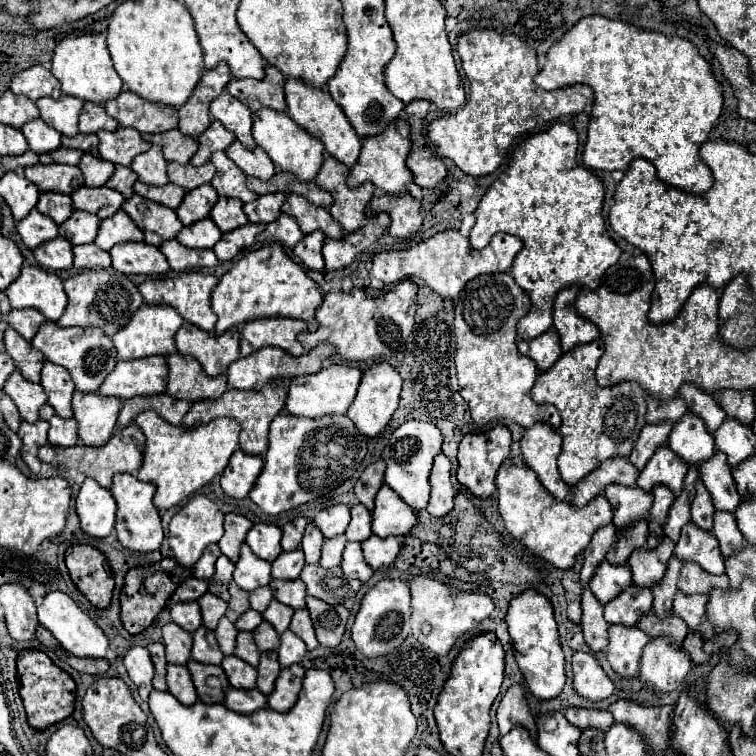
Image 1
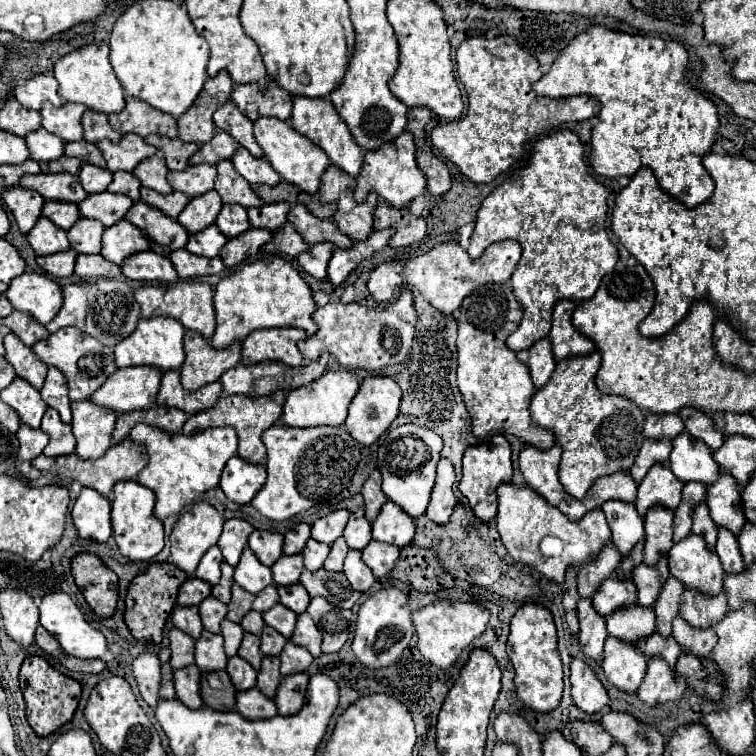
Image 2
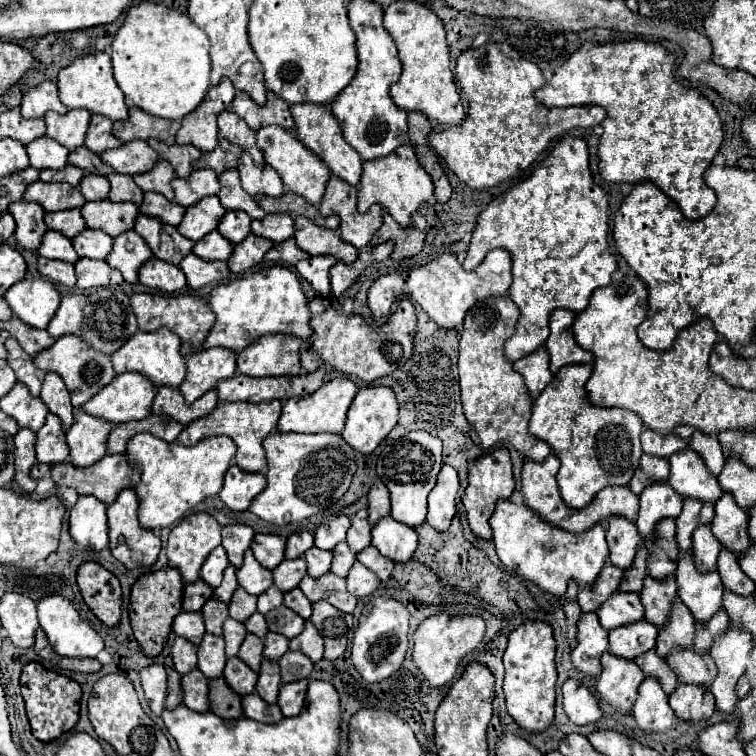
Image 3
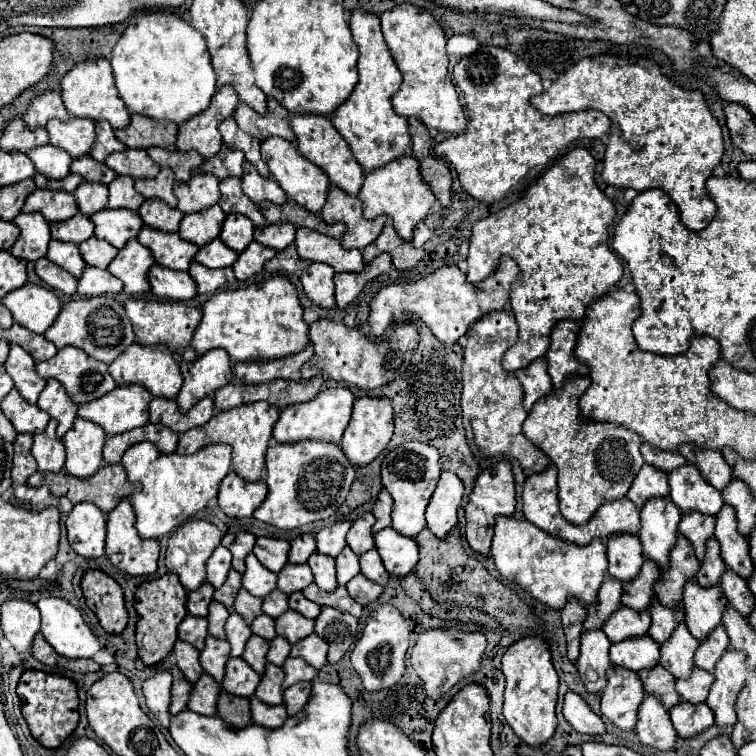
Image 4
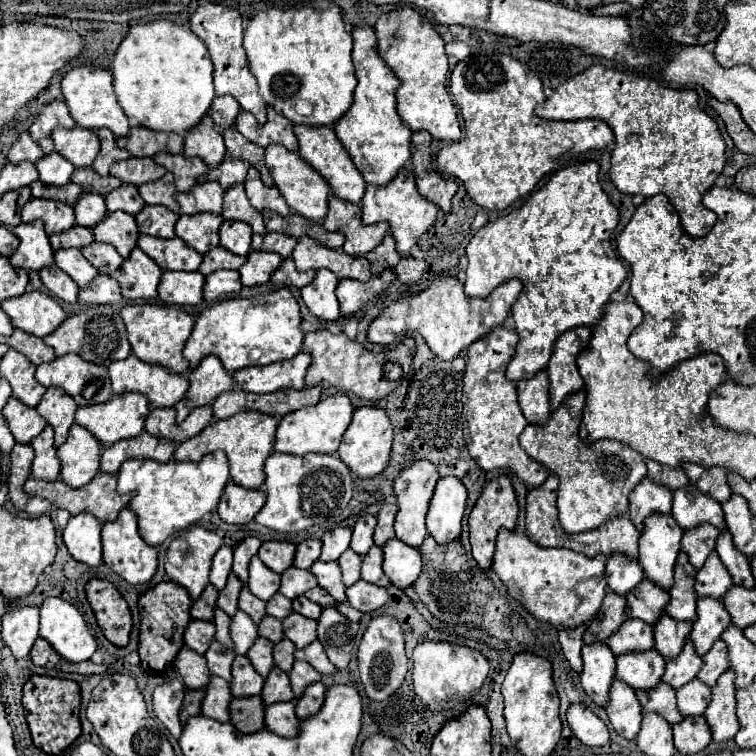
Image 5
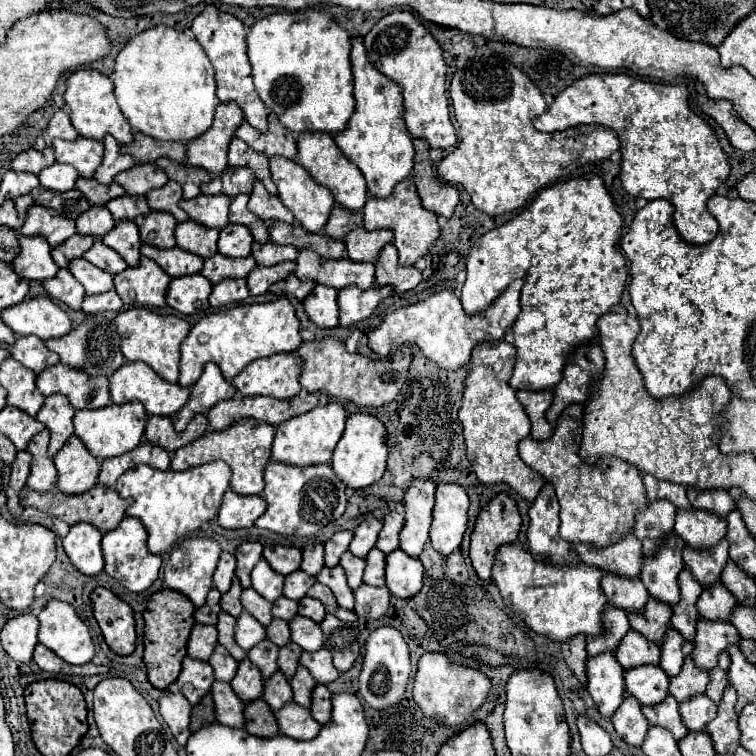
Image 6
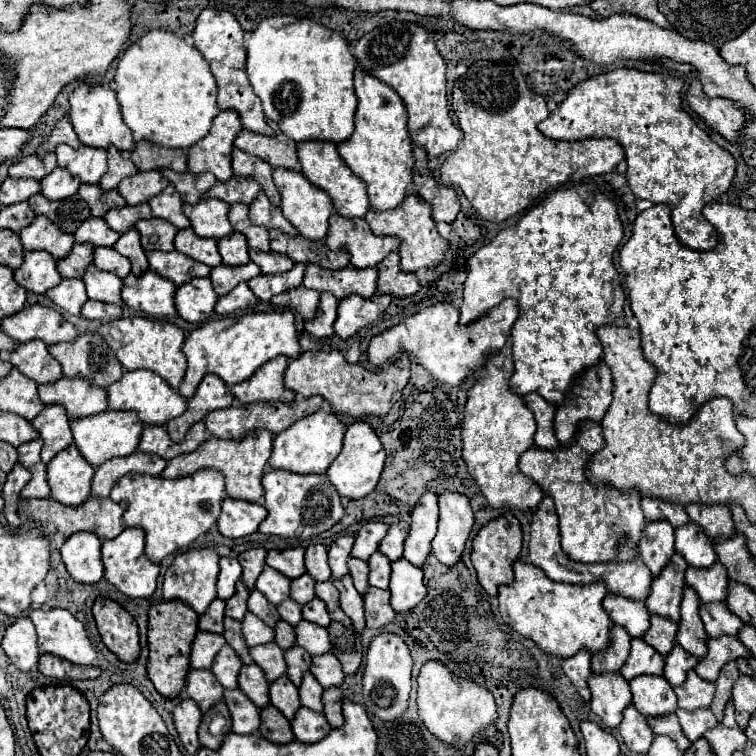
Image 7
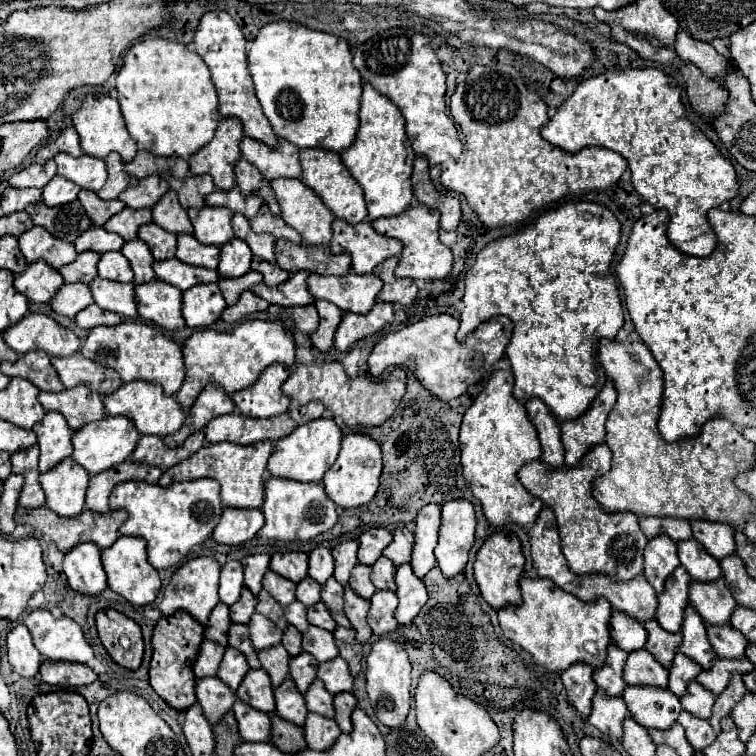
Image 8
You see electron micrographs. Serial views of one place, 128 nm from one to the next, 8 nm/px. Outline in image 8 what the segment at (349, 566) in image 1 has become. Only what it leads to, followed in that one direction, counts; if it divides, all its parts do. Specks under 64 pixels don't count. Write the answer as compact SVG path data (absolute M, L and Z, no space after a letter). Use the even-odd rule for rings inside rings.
M376 590L370 598L370 612L368 612L368 624L374 634L386 634L392 632L398 622L394 618L398 598L390 590Z

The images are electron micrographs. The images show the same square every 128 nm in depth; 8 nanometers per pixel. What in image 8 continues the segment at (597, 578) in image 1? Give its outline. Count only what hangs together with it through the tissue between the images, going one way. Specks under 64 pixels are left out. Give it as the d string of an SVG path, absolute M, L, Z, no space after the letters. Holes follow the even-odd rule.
M644 648L638 652L630 652L624 666L624 682L630 686L668 686L668 670Z

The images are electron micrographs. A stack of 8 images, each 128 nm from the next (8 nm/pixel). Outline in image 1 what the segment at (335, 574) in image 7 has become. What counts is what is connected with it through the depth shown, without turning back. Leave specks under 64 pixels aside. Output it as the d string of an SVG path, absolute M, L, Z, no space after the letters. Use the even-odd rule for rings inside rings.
M346 504L324 508L314 516L314 522L318 522L318 528L324 534L324 538L334 538L346 532L350 524L350 508Z

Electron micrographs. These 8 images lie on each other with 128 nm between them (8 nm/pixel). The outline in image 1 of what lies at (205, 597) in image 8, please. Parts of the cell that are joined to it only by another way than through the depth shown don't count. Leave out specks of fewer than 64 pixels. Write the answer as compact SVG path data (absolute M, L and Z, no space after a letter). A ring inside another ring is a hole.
M196 494L192 496L186 506L180 508L180 512L176 512L170 520L170 532L168 532L168 544L172 548L172 554L174 558L178 560L178 564L190 568L198 562L198 558L202 556L204 548L208 544L214 544L222 538L224 534L224 528L222 528L222 522L224 522L224 514L218 510L218 506L204 494Z

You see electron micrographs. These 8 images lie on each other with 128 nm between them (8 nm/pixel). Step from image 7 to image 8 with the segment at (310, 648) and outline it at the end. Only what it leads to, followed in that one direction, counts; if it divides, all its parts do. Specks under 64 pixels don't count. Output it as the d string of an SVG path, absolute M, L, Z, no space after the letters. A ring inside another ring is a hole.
M310 626L306 632L302 632L302 650L308 650L318 662L326 662L338 656L332 632Z

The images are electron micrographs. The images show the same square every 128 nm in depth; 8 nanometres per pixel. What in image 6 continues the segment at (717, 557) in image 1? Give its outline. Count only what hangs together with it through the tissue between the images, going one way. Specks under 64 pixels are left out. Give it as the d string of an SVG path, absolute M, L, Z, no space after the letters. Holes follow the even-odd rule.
M698 618L692 658L698 668L708 670L718 662L718 654L740 640L738 630L728 620Z

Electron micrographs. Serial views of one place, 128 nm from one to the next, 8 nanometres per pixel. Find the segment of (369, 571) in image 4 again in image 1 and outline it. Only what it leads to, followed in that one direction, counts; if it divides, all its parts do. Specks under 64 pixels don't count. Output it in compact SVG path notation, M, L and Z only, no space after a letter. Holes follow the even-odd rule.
M372 534L368 540L362 542L362 550L364 550L364 558L366 562L378 570L378 568L388 568L398 552L400 552L400 542L396 536L388 536L388 538L378 538L376 534Z

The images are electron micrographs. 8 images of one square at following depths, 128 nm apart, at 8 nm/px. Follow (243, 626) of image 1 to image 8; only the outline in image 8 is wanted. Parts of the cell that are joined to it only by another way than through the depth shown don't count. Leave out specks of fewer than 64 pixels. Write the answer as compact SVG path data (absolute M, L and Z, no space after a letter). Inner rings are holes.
M288 626L282 634L282 646L288 650L290 656L298 656L298 652L302 652L302 634L294 628L294 626Z

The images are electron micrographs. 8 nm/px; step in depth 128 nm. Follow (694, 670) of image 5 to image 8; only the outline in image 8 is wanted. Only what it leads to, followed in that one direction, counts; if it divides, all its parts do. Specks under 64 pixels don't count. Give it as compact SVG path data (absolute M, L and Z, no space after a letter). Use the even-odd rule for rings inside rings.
M692 680L686 688L686 692L680 698L680 704L686 712L700 716L700 718L710 718L712 706L714 706L714 694L702 688L696 680Z

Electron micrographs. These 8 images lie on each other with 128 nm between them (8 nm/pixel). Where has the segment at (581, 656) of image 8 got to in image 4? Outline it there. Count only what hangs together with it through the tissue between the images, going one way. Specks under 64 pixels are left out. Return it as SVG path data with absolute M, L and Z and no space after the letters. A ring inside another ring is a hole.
M498 516L494 524L494 540L492 540L492 558L498 572L518 582L526 592L530 592L536 600L548 604L550 608L562 608L570 594L580 598L580 602L592 604L598 588L602 586L604 574L608 570L606 546L602 540L594 540L594 544L578 546L564 542L560 538L550 536L548 532L536 528L526 518L516 520L512 516Z

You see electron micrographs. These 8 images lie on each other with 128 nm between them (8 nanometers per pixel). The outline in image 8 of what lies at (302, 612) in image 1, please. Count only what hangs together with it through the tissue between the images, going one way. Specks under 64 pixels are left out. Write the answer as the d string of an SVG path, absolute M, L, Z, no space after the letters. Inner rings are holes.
M334 658L334 660L318 664L318 678L324 682L324 686L330 694L352 692L354 678L350 676L348 664L342 658Z

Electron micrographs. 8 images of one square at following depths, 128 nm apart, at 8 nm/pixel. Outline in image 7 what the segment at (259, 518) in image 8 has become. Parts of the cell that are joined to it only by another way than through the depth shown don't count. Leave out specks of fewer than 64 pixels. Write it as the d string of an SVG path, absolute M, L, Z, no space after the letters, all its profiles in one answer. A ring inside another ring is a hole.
M224 498L222 514L218 518L220 534L226 538L240 538L254 534L264 518L266 518L266 508L262 504Z

